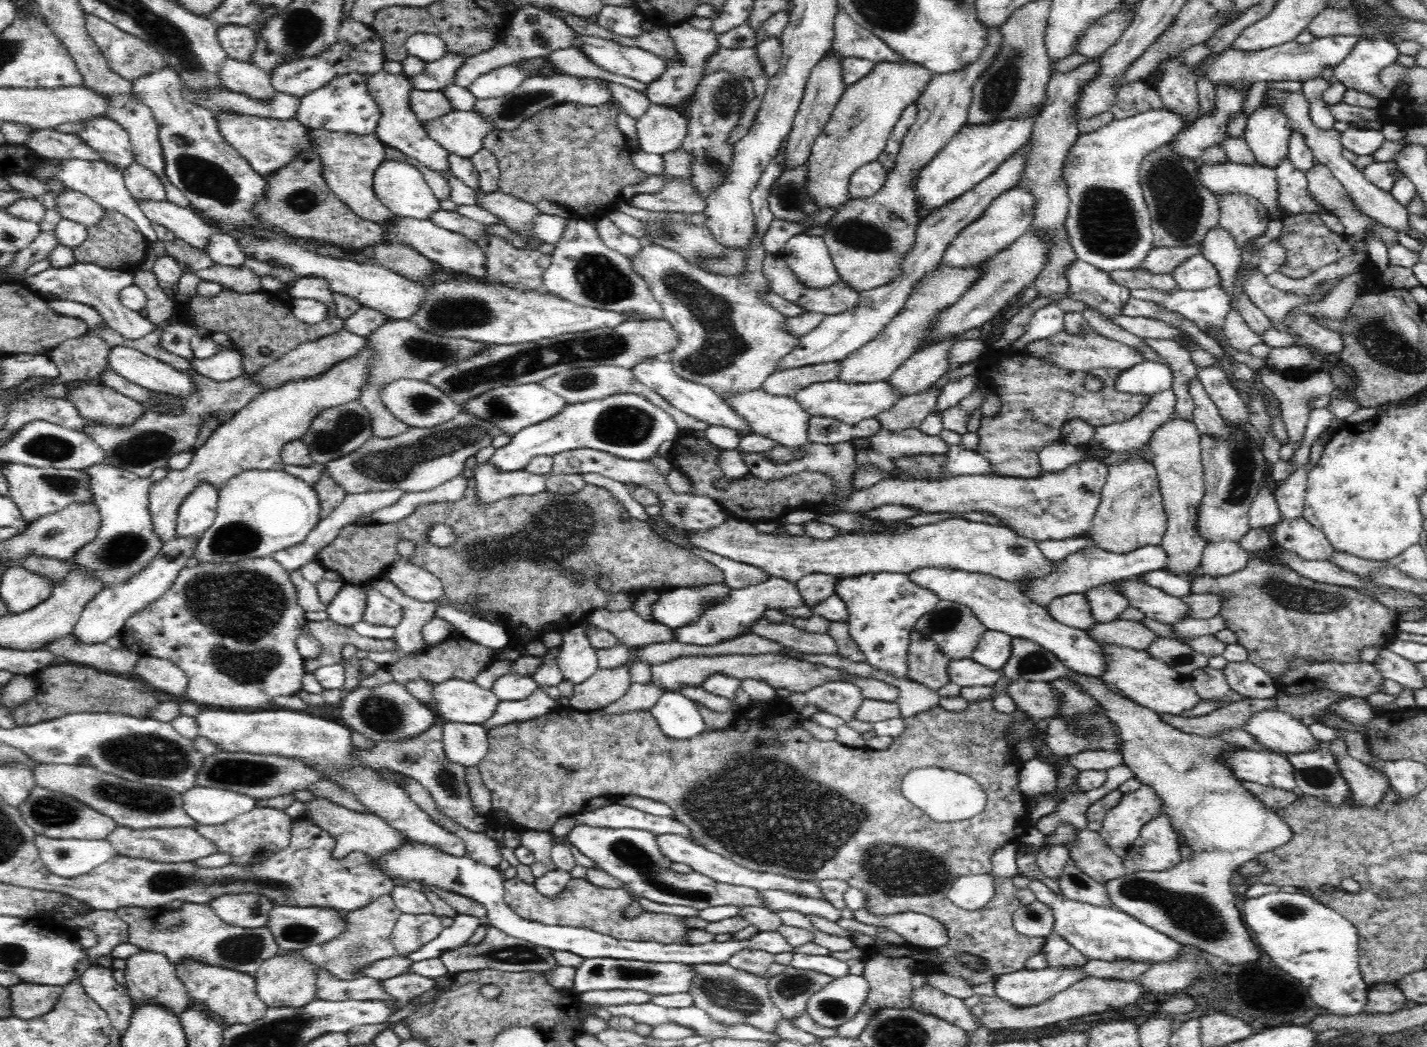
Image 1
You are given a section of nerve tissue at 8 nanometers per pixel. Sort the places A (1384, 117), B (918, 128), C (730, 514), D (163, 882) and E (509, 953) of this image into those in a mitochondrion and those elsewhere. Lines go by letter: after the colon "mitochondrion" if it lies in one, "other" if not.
A: other
B: other
C: other
D: mitochondrion
E: mitochondrion

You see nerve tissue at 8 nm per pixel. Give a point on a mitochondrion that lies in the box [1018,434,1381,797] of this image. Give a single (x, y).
(1290, 596)

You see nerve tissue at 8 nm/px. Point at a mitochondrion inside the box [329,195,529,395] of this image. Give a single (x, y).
(463, 311)

